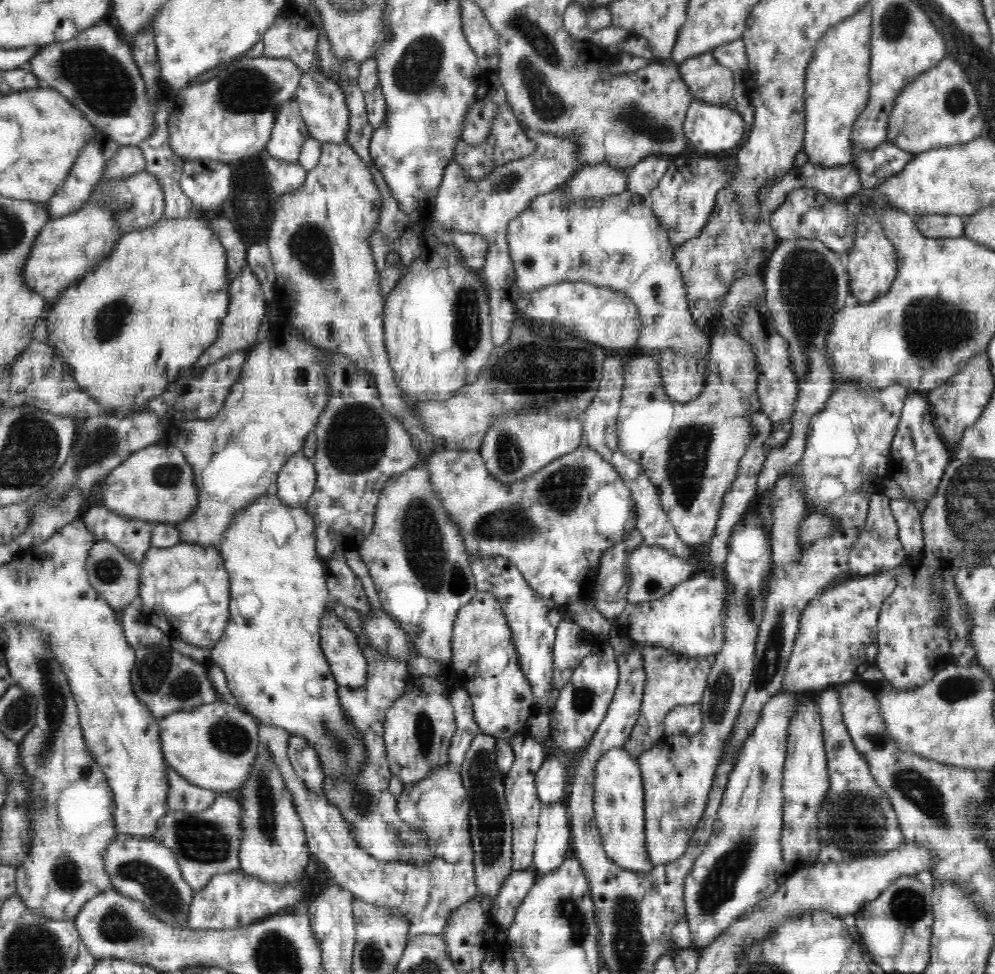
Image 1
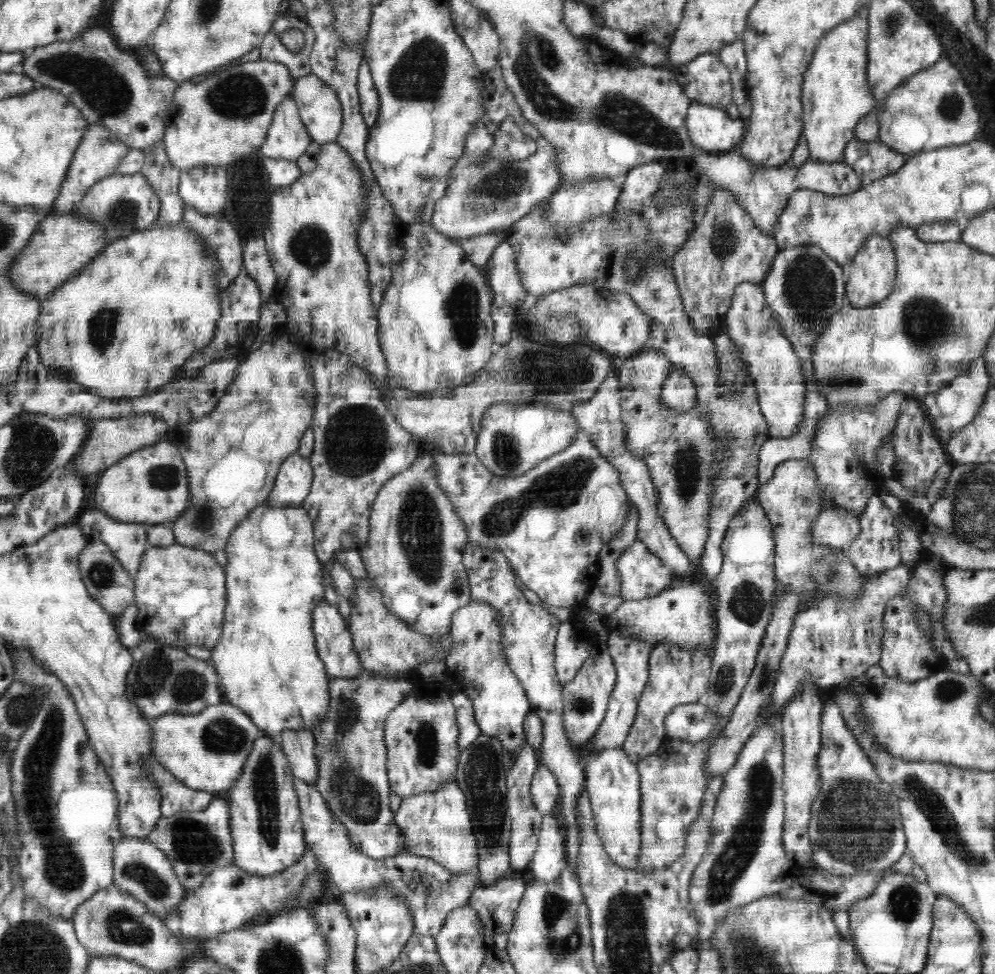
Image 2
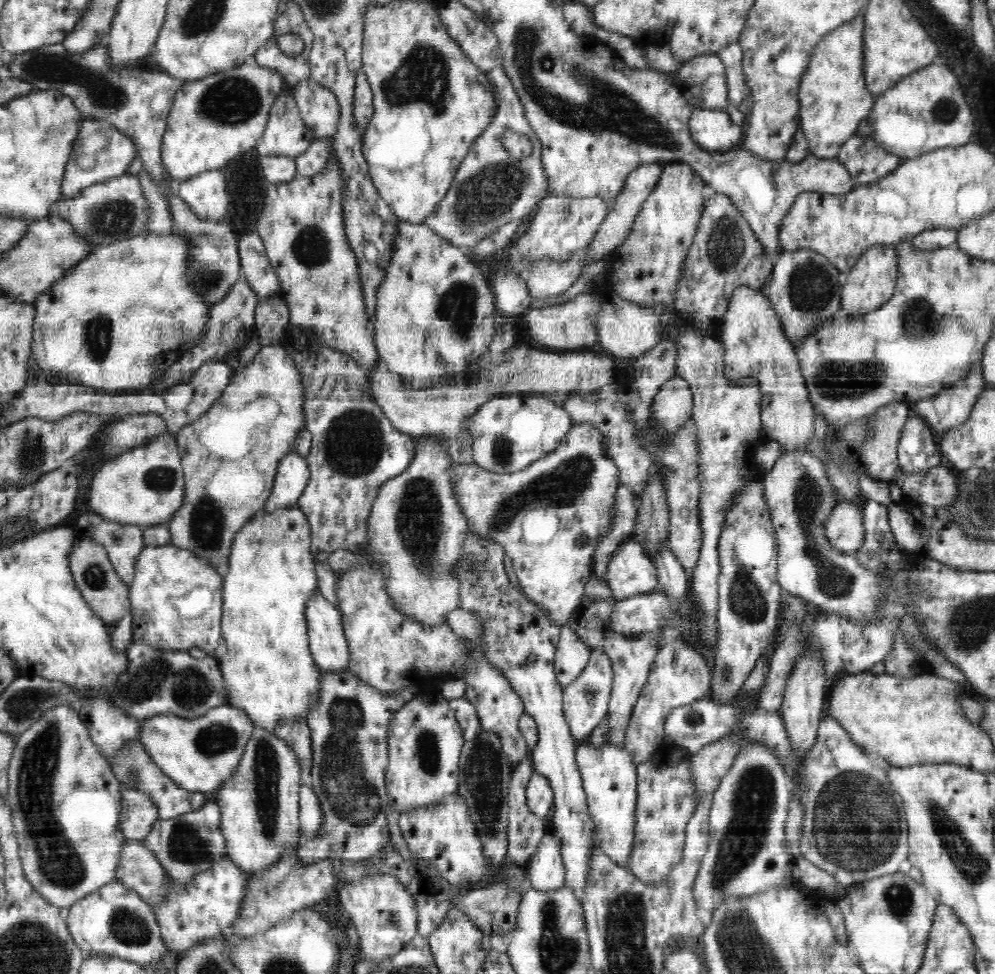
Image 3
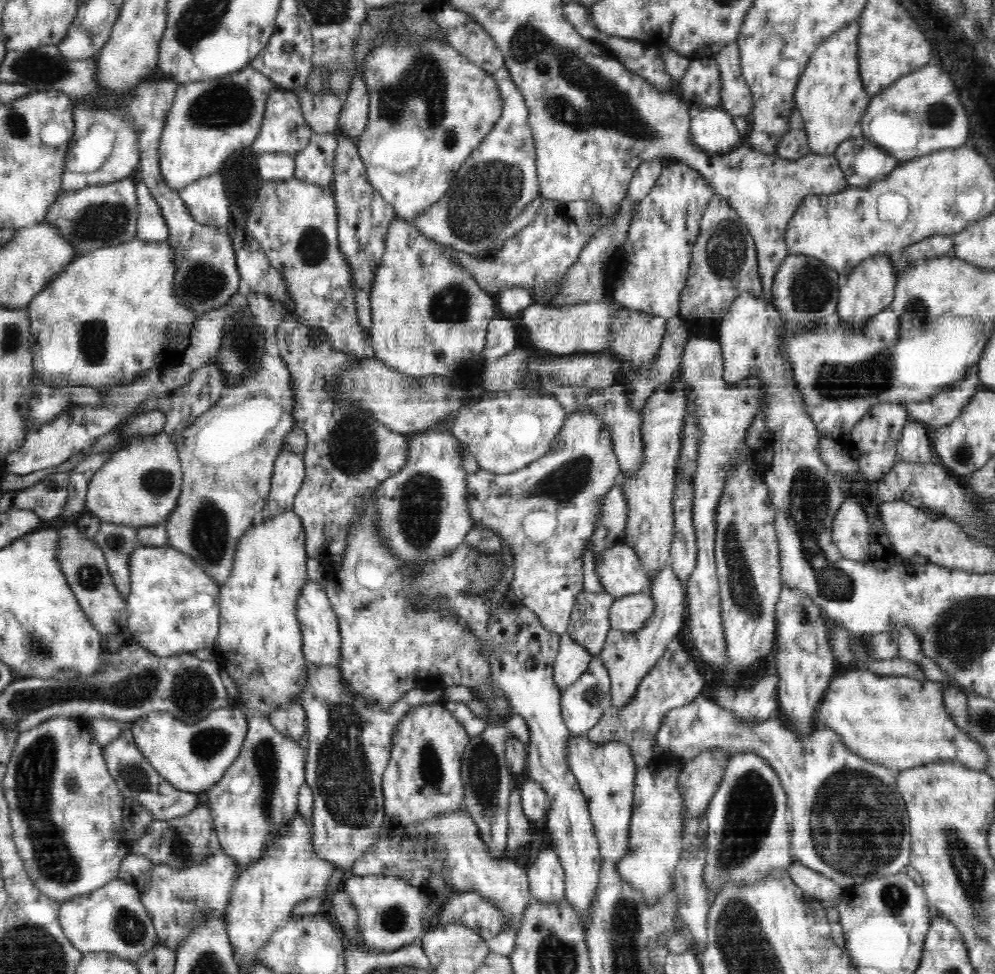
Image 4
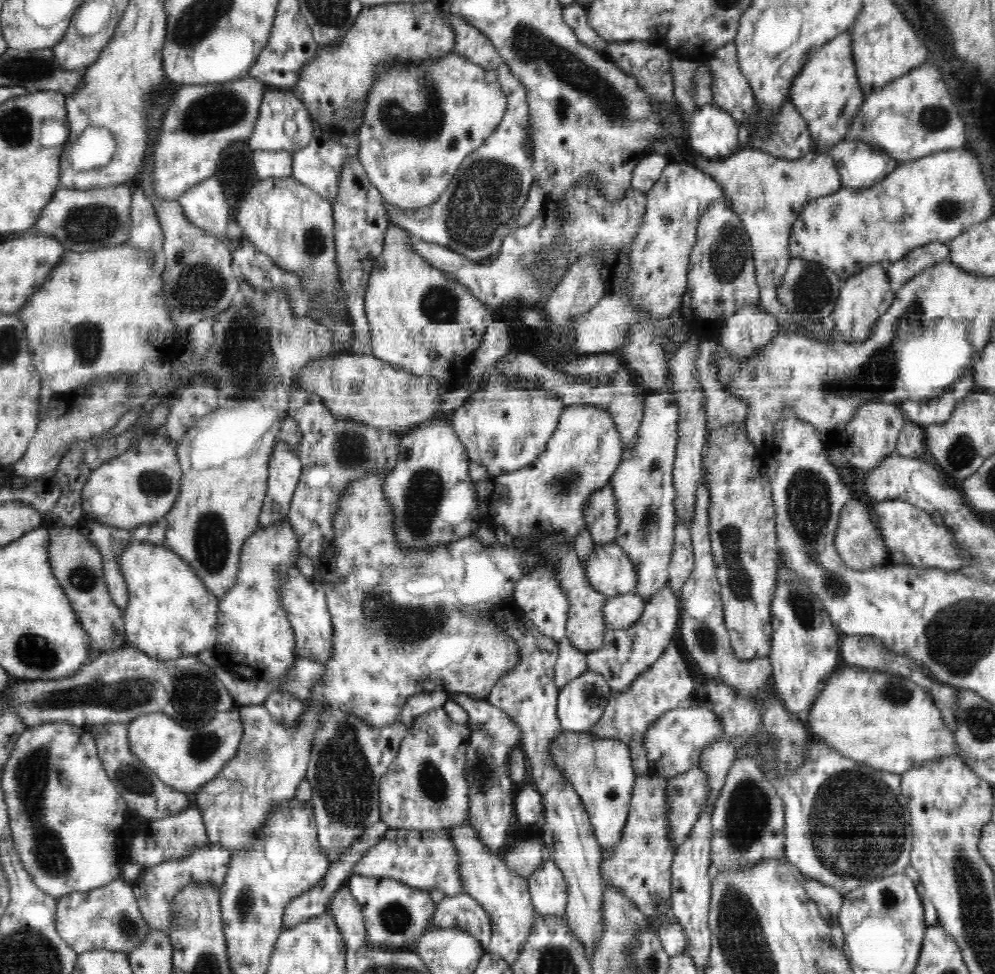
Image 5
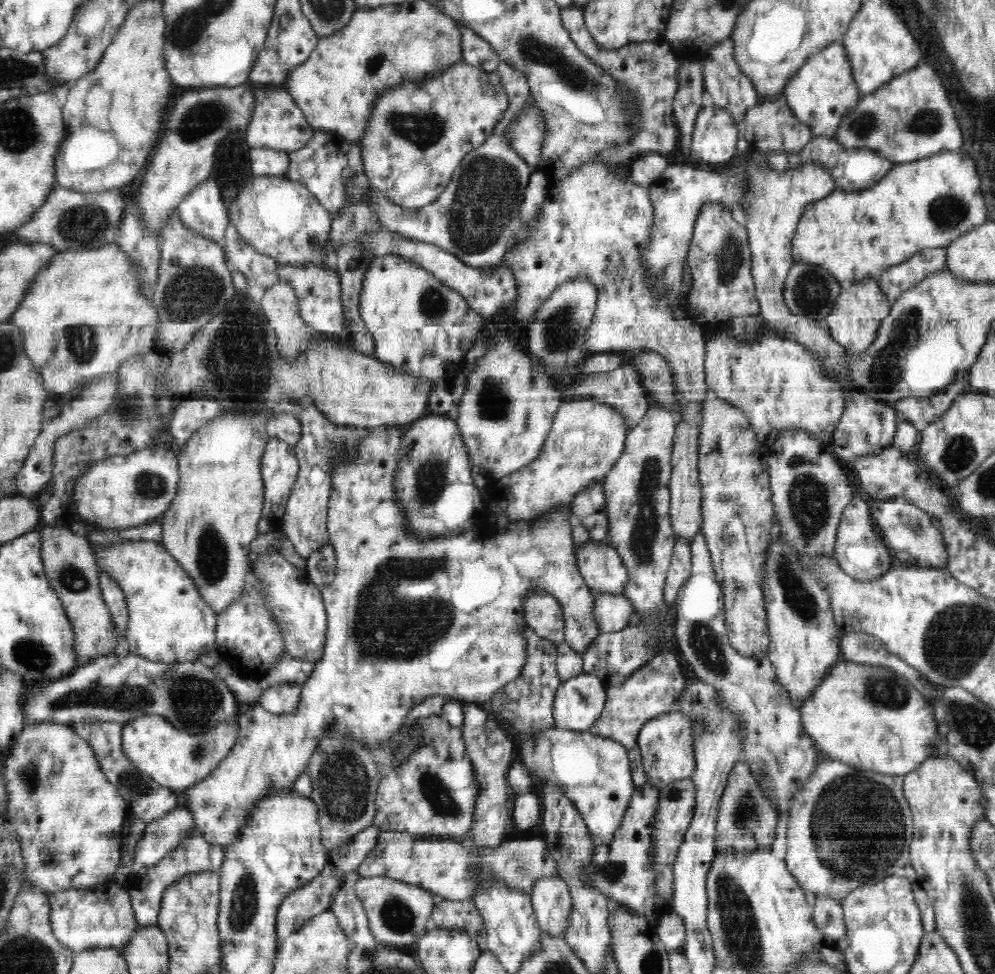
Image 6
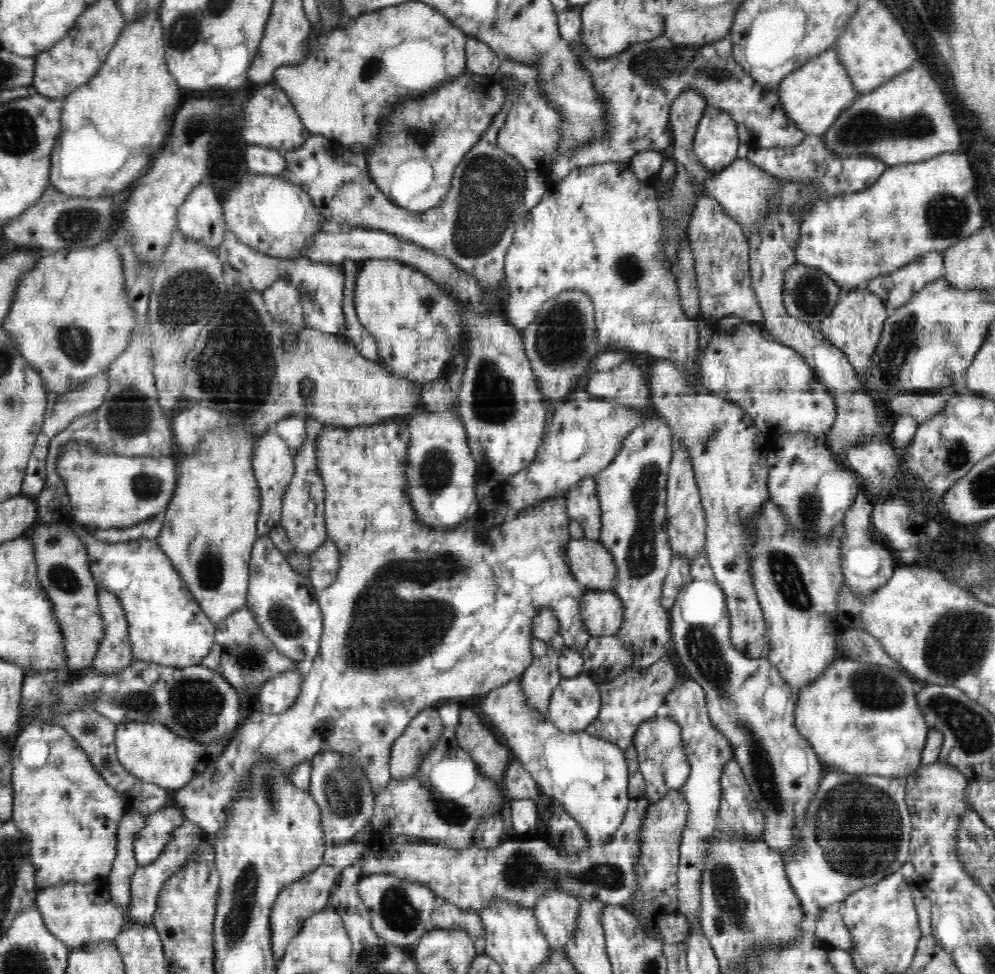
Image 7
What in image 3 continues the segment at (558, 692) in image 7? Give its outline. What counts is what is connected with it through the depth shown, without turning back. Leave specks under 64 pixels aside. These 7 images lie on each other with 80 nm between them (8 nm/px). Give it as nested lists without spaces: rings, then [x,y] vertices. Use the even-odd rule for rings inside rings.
[[[602,649],[591,652],[588,664],[568,687],[563,689],[563,713],[575,739],[586,741],[594,728],[607,716],[613,688],[613,662]]]

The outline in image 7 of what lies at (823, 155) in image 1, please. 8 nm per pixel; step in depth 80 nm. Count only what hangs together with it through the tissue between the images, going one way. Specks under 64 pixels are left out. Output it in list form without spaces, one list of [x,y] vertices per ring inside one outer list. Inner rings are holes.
[[[830,48],[806,61],[804,66],[780,81],[776,90],[782,102],[785,115],[806,135],[822,136],[837,116],[858,98],[853,82],[837,57],[837,51]]]

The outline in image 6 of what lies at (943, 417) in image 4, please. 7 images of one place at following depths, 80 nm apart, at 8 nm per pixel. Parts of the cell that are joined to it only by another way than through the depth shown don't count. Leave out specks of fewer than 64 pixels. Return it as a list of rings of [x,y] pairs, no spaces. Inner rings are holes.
[[[966,377],[950,383],[944,392],[937,392],[928,397],[901,398],[892,404],[893,410],[898,413],[900,421],[911,421],[918,430],[925,428],[946,414],[946,410],[955,402],[956,398],[971,391],[971,386]]]

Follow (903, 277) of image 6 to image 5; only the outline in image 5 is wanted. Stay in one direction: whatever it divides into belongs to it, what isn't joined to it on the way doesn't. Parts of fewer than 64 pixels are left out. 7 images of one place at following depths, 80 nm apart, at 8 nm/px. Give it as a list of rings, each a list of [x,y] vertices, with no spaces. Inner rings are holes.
[[[930,242],[910,250],[910,254],[902,260],[889,263],[886,266],[887,277],[894,293],[900,290],[910,278],[918,276],[928,266],[944,262],[949,258],[948,242]]]

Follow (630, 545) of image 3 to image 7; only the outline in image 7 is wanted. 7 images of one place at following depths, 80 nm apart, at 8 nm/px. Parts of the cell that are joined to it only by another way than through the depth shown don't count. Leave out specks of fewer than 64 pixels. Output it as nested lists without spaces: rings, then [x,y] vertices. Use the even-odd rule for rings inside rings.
[[[571,539],[566,548],[565,561],[582,590],[612,590],[617,579],[612,555],[597,541]]]

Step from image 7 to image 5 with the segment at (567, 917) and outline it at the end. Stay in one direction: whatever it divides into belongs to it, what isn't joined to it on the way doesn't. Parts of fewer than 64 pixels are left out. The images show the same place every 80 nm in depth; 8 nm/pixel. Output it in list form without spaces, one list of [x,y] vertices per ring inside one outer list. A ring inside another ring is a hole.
[[[549,857],[528,878],[529,894],[536,915],[564,917],[568,903],[567,883],[562,871]]]

